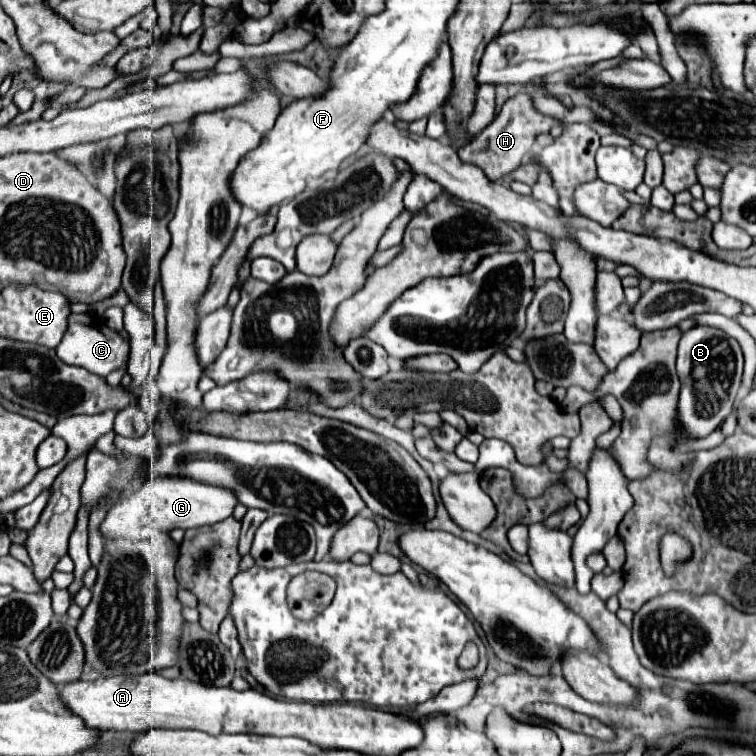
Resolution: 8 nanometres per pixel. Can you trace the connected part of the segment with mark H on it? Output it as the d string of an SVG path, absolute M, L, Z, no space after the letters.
M516 94L514 98L506 100L500 114L494 118L490 126L486 126L480 134L476 134L472 140L468 140L464 146L458 148L458 154L462 160L480 166L490 180L498 180L508 172L512 172L512 168L516 168L522 162L524 154L528 154L532 146L534 136L550 132L554 124L558 122L552 122L552 118L538 114L538 110L534 110L528 94Z

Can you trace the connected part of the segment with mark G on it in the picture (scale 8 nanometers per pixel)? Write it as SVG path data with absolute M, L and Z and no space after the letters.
M152 478L146 480L136 492L128 498L122 498L116 506L110 508L104 522L100 524L100 534L104 540L128 538L140 540L140 532L154 530L170 532L174 528L200 528L216 524L228 516L238 502L228 494L228 490L218 490L216 486L200 486L198 482L188 482L188 478Z

